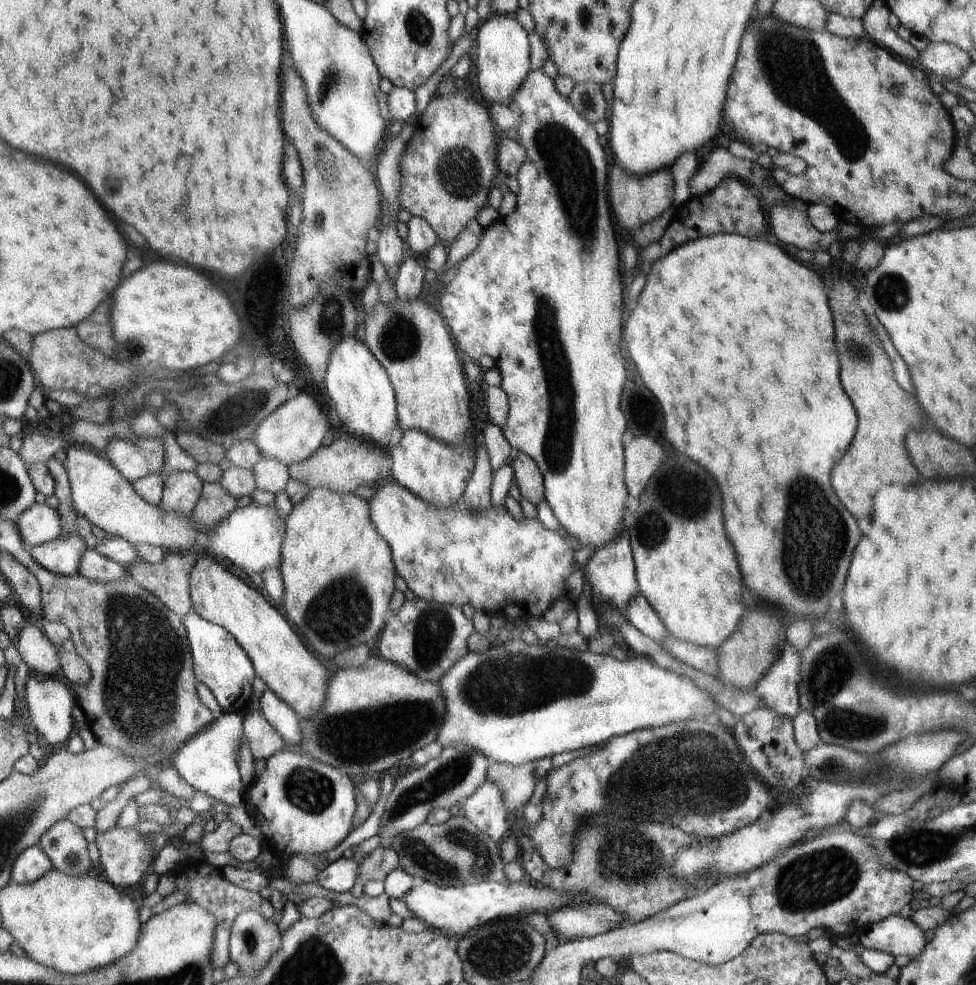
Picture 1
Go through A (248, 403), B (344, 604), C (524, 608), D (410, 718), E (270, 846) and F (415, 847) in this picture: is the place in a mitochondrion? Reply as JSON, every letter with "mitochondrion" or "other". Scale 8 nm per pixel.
{"A":"mitochondrion","B":"mitochondrion","C":"other","D":"mitochondrion","E":"other","F":"mitochondrion"}

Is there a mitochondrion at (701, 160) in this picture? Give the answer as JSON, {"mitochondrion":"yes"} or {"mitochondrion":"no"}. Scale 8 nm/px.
{"mitochondrion":"no"}

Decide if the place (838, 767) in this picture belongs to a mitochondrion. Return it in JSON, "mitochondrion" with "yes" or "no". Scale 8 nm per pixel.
{"mitochondrion":"yes"}

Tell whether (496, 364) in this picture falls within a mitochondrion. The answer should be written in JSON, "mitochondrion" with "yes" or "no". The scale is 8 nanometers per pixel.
{"mitochondrion":"no"}

